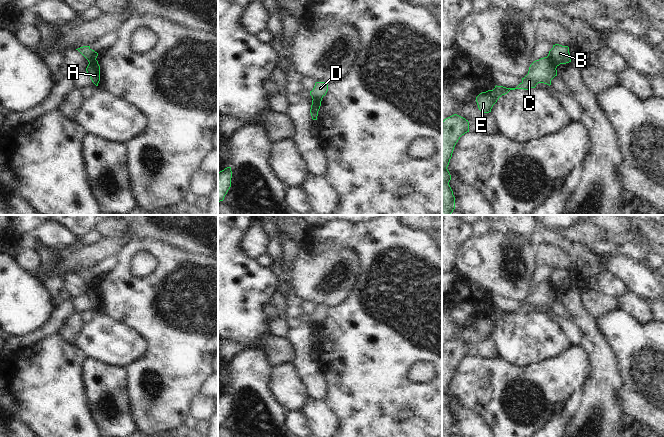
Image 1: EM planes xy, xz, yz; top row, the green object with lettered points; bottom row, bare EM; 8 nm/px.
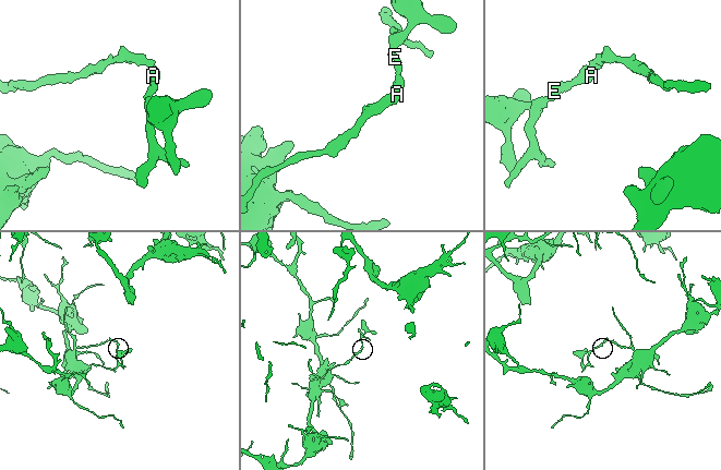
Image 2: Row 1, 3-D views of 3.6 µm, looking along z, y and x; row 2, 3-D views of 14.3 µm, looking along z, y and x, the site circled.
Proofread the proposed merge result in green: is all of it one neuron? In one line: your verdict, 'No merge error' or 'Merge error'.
Merge error

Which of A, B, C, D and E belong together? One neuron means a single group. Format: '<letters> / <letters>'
A C D E / B

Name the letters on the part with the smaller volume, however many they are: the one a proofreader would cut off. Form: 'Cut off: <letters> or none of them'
Cut off: A, C, D, E

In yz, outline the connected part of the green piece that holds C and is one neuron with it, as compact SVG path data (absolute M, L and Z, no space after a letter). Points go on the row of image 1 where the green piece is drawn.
M548 57L534 61L530 67L528 74L522 78L522 82L516 88L506 88L503 86L495 86L493 90L480 93L476 97L479 110L482 113L489 113L493 105L502 96L510 90L535 88L538 83L551 85L551 80L557 76L557 66L552 63Z

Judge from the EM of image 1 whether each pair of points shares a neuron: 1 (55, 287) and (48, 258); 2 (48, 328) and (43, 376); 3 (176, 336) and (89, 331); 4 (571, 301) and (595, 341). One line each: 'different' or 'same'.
1: same
2: different
3: different
4: same

